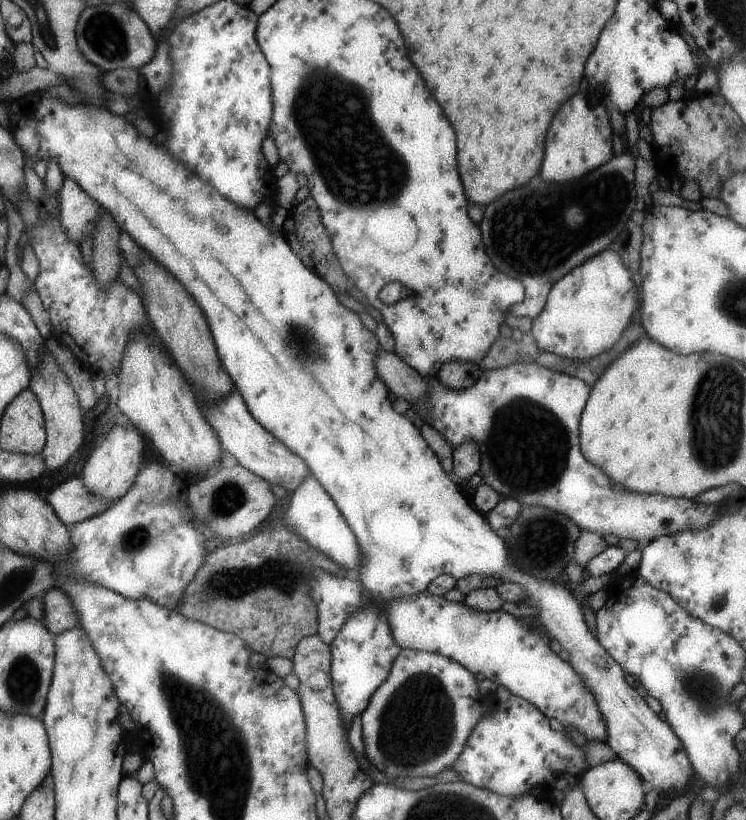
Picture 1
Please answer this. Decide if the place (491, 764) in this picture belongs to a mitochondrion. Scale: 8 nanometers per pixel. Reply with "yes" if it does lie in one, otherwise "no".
no

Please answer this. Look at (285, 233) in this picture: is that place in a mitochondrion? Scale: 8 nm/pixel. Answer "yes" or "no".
no

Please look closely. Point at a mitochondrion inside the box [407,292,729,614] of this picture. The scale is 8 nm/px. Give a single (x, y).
(534, 432)

